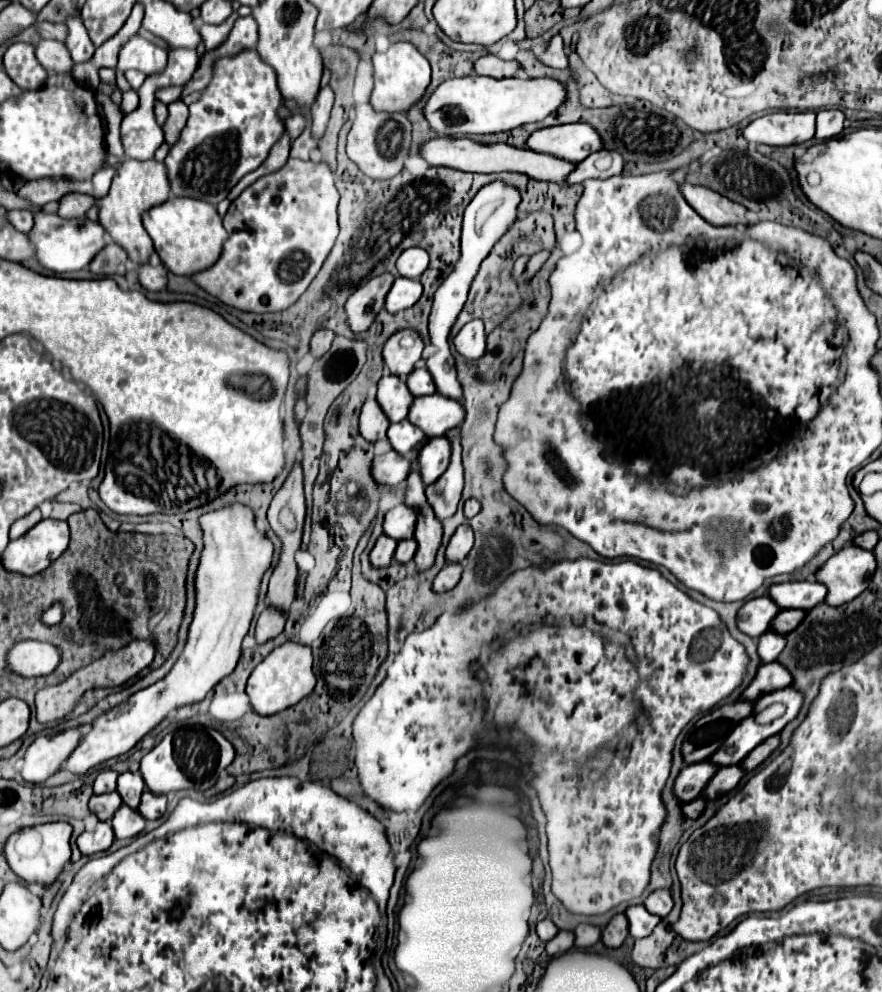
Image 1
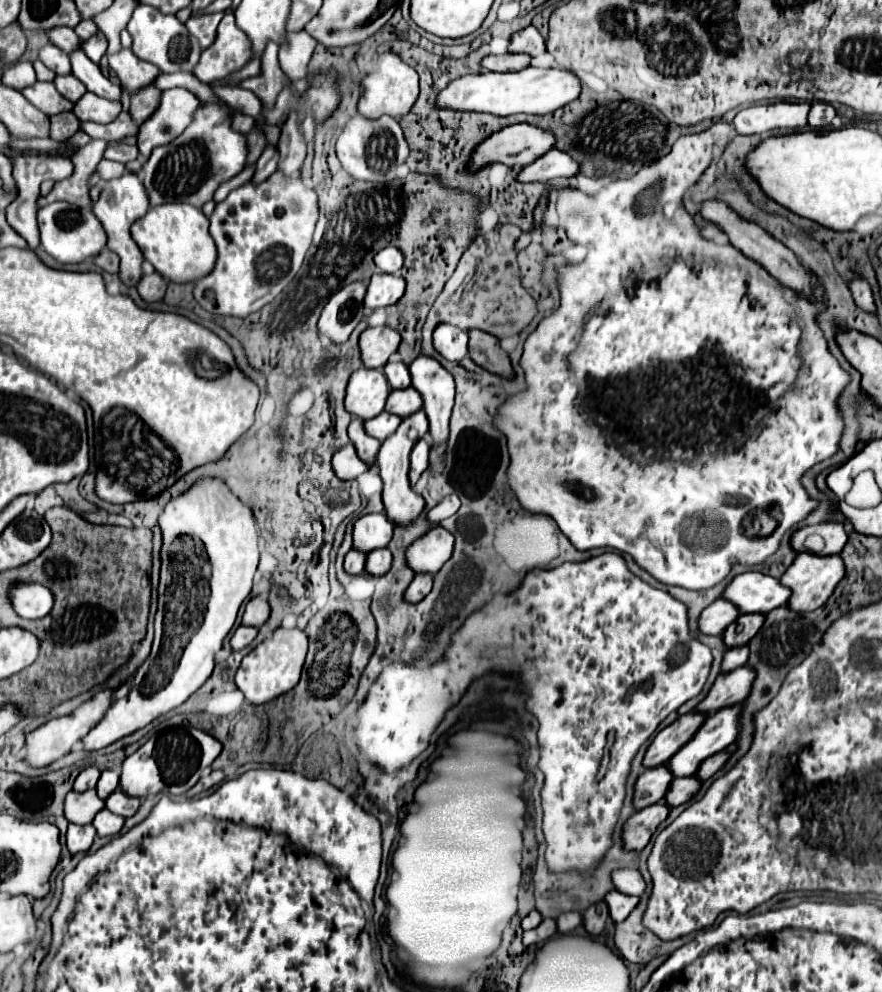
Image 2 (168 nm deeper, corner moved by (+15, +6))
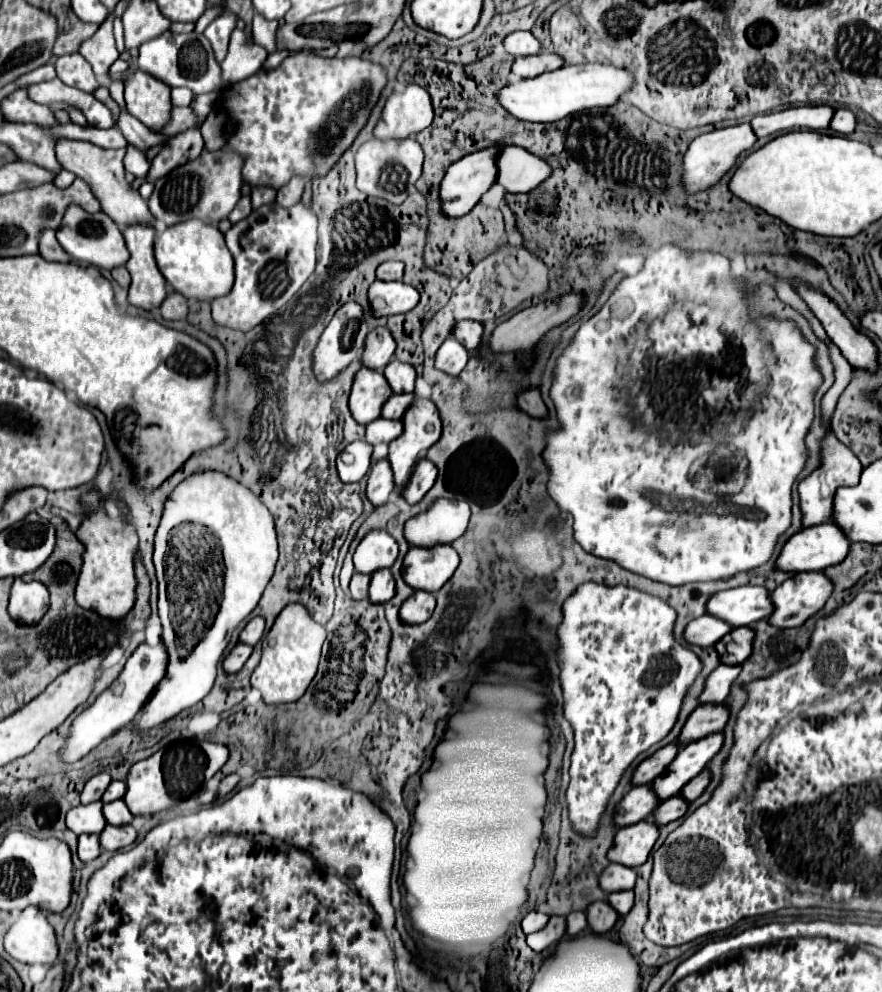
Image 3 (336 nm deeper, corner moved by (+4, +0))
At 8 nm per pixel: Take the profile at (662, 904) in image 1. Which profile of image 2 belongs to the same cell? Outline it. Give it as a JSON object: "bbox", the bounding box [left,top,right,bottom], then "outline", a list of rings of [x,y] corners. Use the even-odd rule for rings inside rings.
{"bbox":[611,869,645,895],"outline":[[[615,869],[611,873],[611,881],[615,885],[617,891],[625,893],[625,895],[641,895],[641,891],[645,889],[645,881],[639,875],[639,871],[629,871],[629,869]]]}

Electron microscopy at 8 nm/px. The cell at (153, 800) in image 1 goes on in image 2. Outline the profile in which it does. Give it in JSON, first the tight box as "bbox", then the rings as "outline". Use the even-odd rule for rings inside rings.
{"bbox":[105,789,139,817],"outline":[[[121,789],[113,791],[107,799],[105,799],[105,809],[109,809],[111,813],[115,815],[121,815],[121,817],[131,817],[139,807],[139,799],[137,797],[127,797],[123,795]]]}

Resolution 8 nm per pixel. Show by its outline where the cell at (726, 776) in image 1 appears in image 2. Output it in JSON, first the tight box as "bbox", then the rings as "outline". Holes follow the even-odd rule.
{"bbox":[665,777,701,807],"outline":[[[685,777],[685,779],[673,779],[669,783],[669,791],[665,793],[665,803],[669,807],[677,807],[687,803],[697,791],[699,791],[701,783],[695,777]]]}

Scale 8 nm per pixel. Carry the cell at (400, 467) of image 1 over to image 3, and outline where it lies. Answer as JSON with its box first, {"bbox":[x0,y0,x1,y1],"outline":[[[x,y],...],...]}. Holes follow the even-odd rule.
{"bbox":[336,441,372,483],"outline":[[[366,441],[350,443],[336,459],[338,475],[344,483],[358,483],[370,471],[370,457],[372,445]]]}

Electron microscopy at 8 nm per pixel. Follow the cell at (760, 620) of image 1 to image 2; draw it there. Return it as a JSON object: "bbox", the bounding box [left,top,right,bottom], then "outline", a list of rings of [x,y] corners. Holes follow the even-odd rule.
{"bbox":[697,599,739,635],"outline":[[[725,599],[713,601],[709,607],[705,607],[699,615],[697,627],[705,635],[721,635],[729,623],[733,623],[739,617],[737,607],[733,607]]]}

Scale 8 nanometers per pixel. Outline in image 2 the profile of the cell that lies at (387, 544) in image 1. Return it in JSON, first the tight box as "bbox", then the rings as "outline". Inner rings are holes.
{"bbox":[343,551,365,575],"outline":[[[349,551],[345,555],[345,563],[343,563],[343,569],[345,573],[349,575],[359,575],[363,573],[363,567],[365,567],[365,555],[361,555],[361,551]]]}

